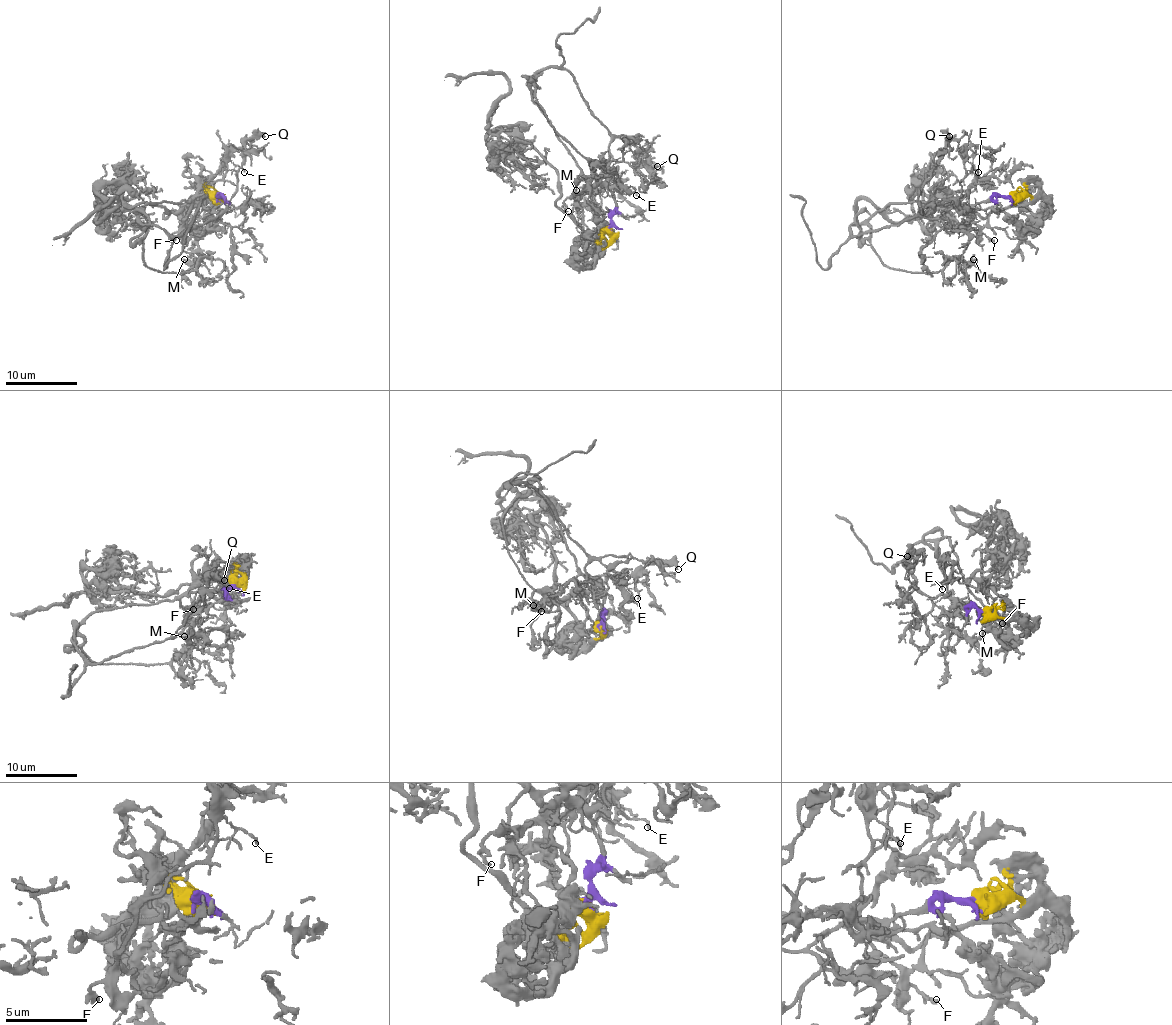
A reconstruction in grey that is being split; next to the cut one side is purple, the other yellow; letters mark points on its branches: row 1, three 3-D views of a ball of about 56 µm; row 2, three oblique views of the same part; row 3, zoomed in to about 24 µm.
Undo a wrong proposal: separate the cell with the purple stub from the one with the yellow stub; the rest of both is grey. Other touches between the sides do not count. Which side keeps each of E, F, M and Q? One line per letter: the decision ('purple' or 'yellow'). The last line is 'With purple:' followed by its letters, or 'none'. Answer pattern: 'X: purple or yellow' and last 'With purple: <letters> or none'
E: purple
F: purple
M: purple
Q: purple
With purple: E, F, M, Q

